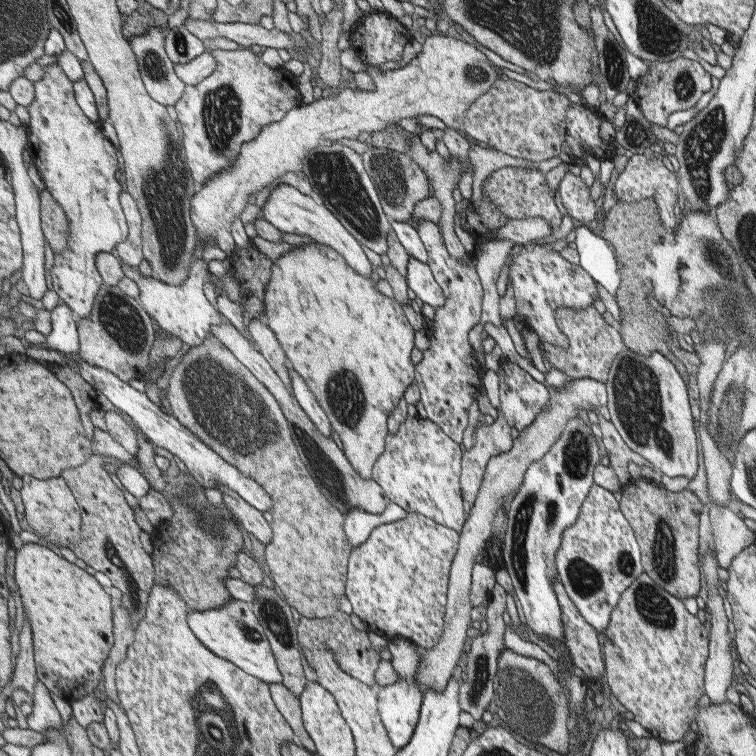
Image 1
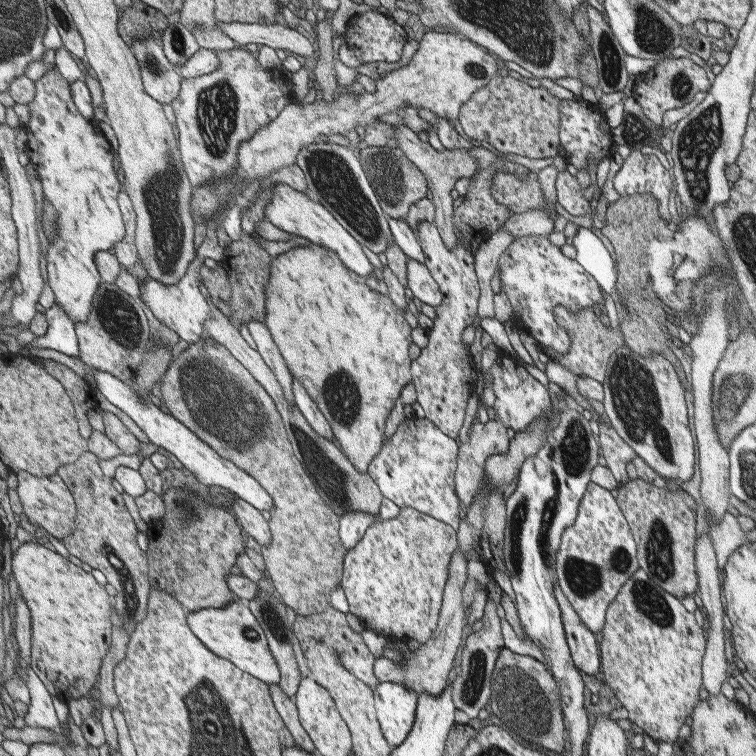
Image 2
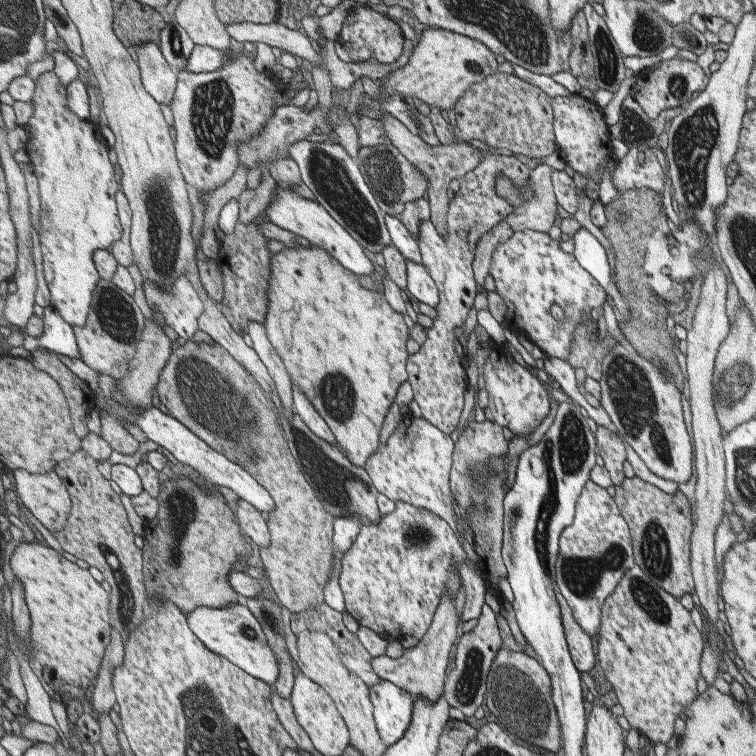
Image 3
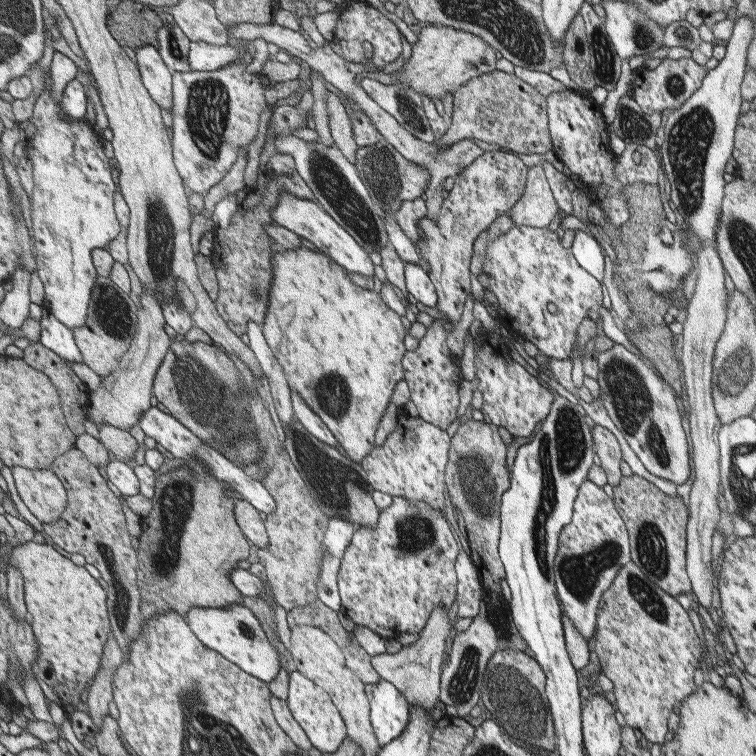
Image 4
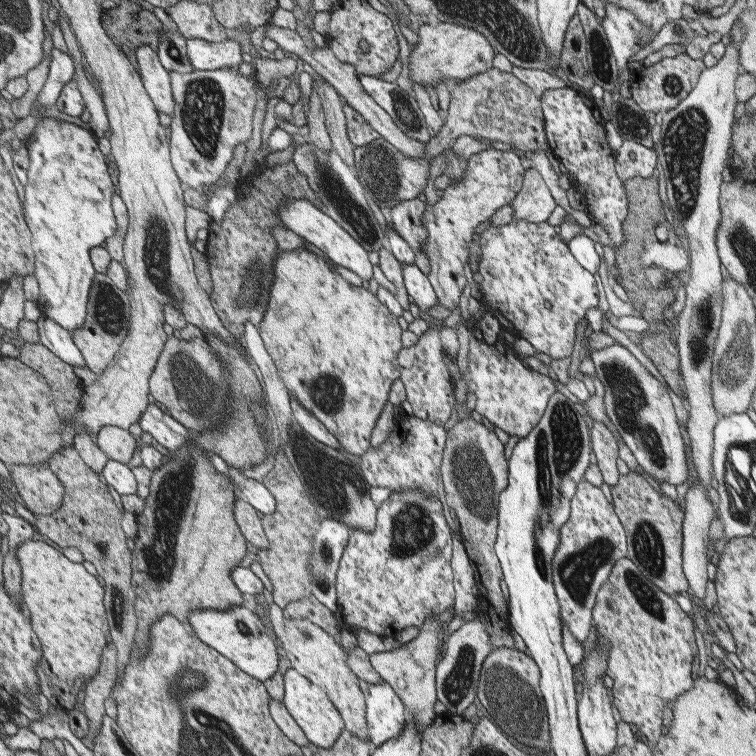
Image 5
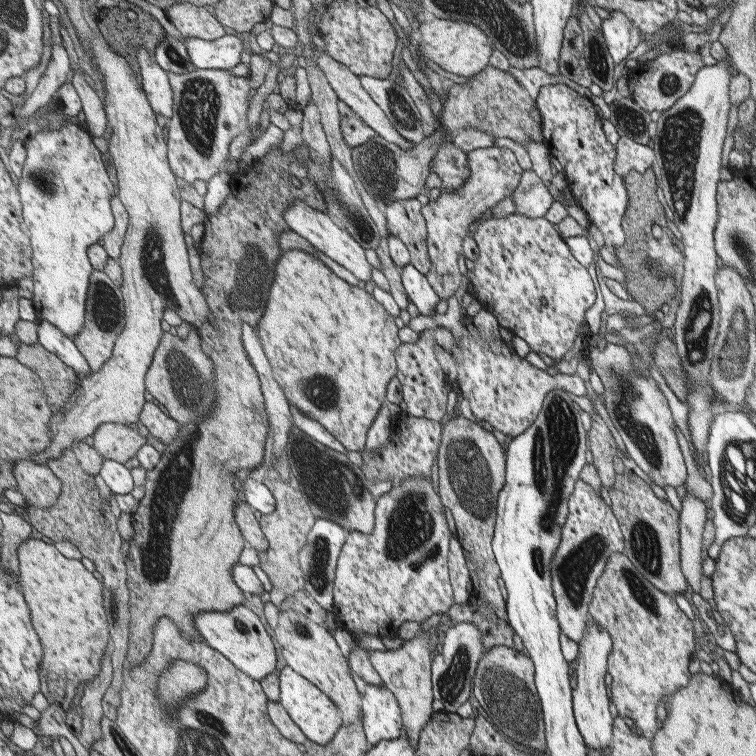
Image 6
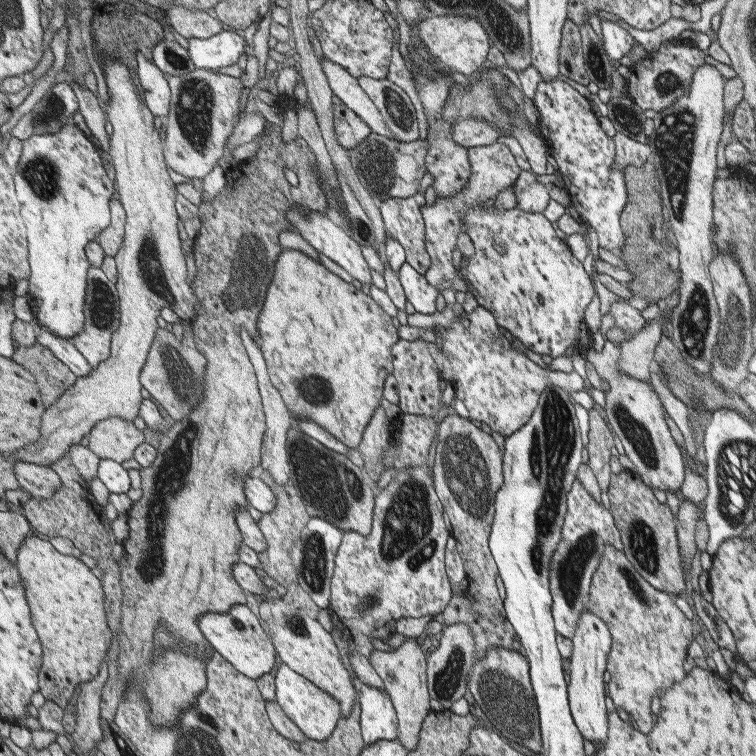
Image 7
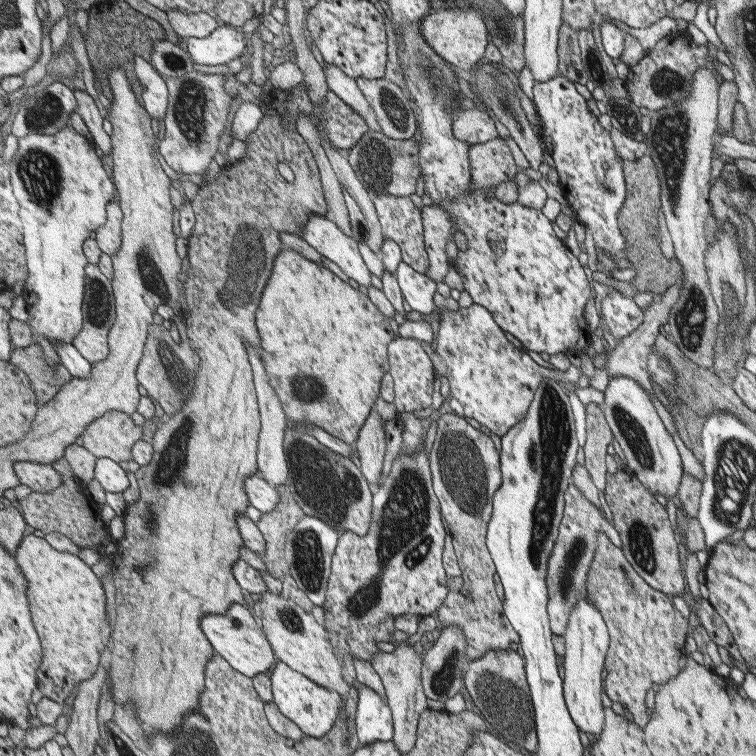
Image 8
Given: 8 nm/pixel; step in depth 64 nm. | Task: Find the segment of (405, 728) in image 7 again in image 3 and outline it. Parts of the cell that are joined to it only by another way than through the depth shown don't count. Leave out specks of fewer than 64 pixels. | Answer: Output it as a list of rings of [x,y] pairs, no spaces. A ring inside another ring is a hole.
[[[447,594],[441,599],[441,604],[437,607],[437,612],[431,617],[431,625],[427,627],[427,632],[417,641],[417,644],[410,649],[403,649],[401,656],[390,658],[389,655],[379,655],[370,658],[370,666],[375,674],[380,678],[381,683],[388,683],[405,690],[414,699],[425,698],[431,700],[442,696],[443,683],[445,683],[445,668],[451,659],[451,652],[455,648],[457,628],[460,625],[459,615],[455,614],[454,607],[455,594]]]

